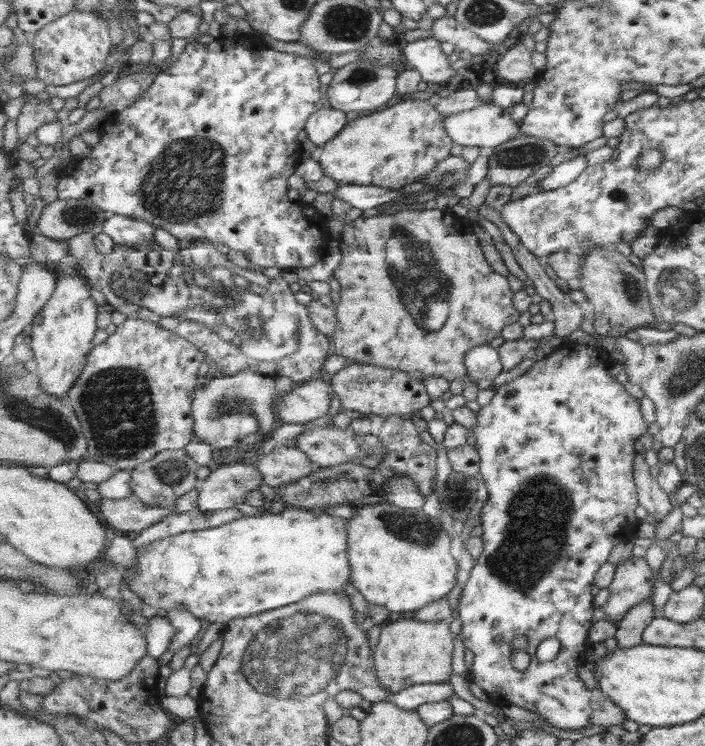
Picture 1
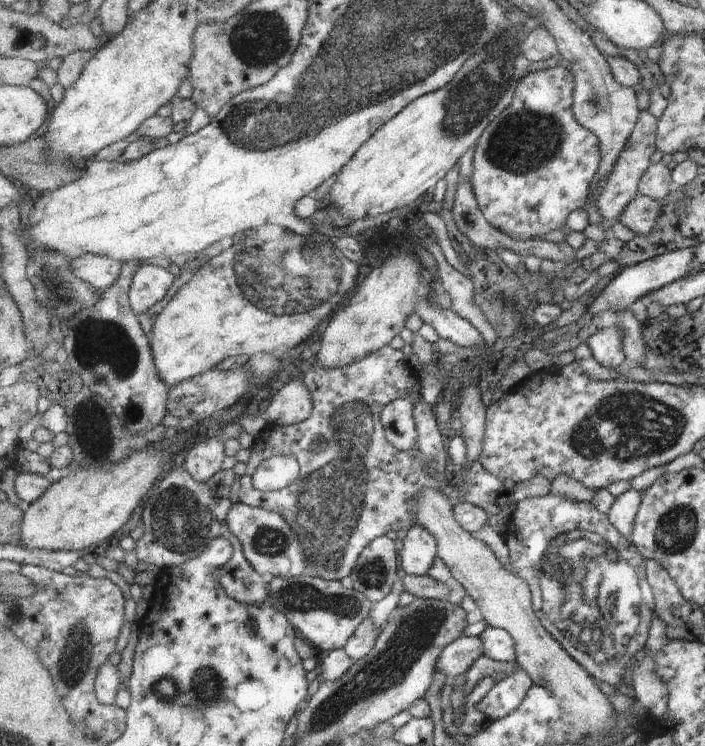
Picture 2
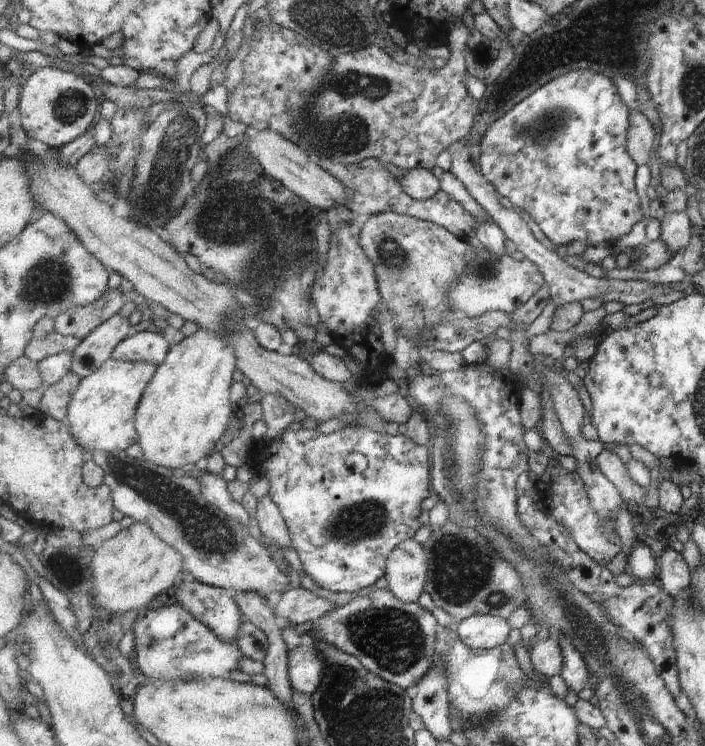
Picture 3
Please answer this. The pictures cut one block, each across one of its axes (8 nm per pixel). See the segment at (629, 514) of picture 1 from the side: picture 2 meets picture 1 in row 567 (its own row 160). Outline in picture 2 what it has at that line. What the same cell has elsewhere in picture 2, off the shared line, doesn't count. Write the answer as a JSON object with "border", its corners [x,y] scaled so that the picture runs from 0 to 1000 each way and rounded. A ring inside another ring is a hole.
{"border":[[[790,86],[782,91],[750,98],[739,107],[739,113],[733,113],[733,123],[722,145],[718,145],[696,166],[694,166],[675,194],[670,218],[671,231],[667,239],[671,257],[674,257],[674,265],[677,265],[677,271],[688,292],[691,292],[702,306],[712,308],[716,314],[722,314],[722,316],[733,316],[735,320],[746,323],[770,320],[770,316],[774,314],[796,308],[801,304],[804,295],[807,295],[807,290],[813,287],[813,282],[824,282],[824,279],[833,273],[833,263],[835,263],[835,257],[838,256],[841,239],[844,239],[847,231],[850,231],[855,206],[852,206],[850,184],[845,178],[830,172],[830,169],[818,161],[813,150],[816,122],[817,113],[814,99],[810,94],[806,94],[804,90]]]}

